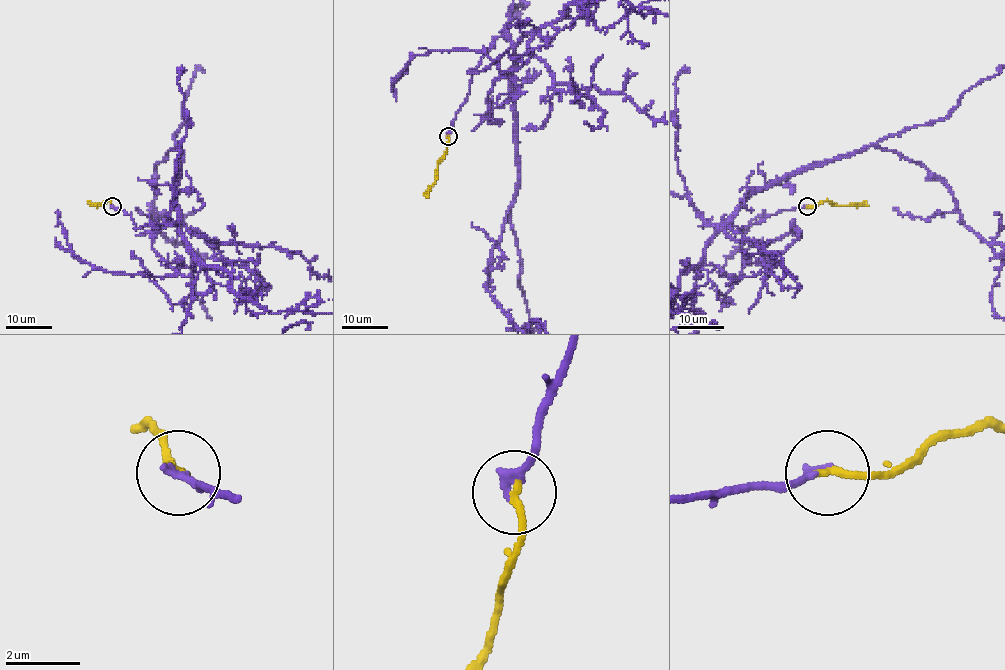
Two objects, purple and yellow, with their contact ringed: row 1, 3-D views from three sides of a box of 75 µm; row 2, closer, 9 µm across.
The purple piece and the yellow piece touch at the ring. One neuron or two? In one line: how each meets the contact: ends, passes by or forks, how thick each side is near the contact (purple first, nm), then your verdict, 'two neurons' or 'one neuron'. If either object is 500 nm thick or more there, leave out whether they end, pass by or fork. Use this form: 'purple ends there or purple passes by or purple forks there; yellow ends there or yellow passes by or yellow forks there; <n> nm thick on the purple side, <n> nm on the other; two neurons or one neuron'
purple ends there; yellow ends there; 220 nm thick on the purple side, 200 nm on the other; one neuron

